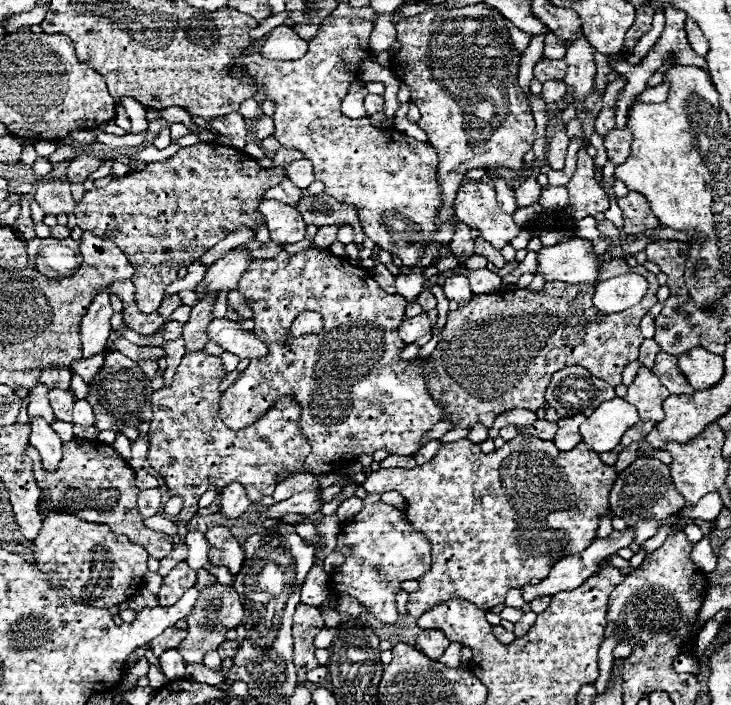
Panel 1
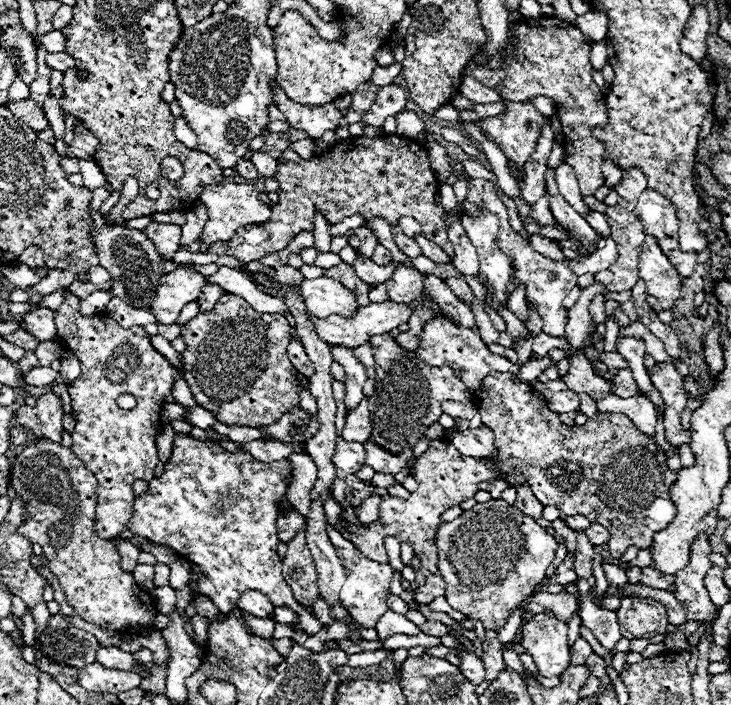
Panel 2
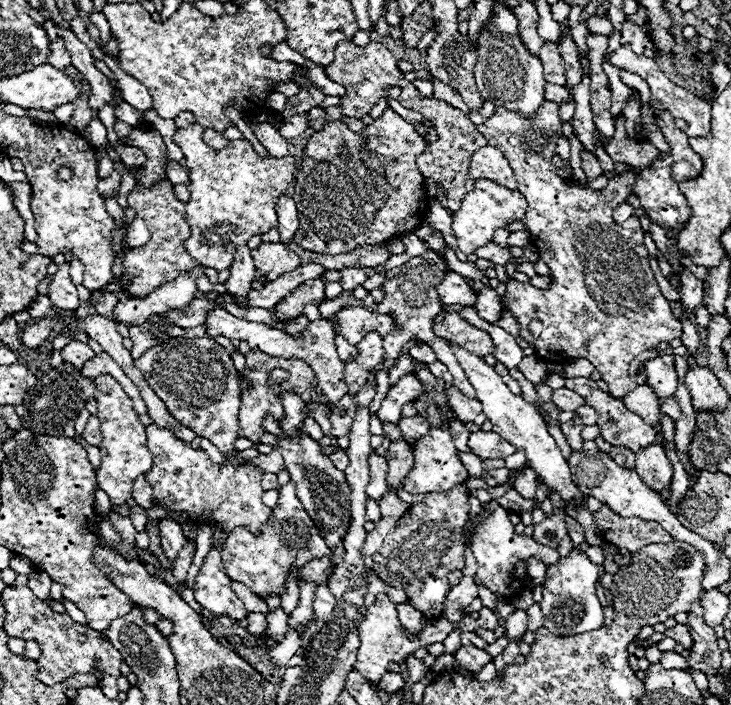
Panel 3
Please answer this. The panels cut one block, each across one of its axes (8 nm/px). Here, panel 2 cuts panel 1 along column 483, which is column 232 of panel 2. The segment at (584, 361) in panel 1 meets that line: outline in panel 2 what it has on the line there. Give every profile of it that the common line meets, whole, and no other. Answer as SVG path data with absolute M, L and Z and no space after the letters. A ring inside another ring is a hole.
M224 294L216 308L208 314L198 314L182 328L186 350L180 354L184 362L184 380L190 386L200 408L210 410L218 422L228 426L270 426L278 422L286 412L298 408L300 386L308 388L310 378L298 374L288 360L286 348L290 344L290 326L282 314L256 312L244 298Z

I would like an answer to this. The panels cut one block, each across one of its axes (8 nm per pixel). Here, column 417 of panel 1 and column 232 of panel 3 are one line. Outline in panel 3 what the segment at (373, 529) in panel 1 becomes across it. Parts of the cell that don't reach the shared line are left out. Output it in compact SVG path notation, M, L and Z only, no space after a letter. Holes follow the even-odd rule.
M292 482L280 486L278 504L272 510L272 518L262 524L260 534L252 534L246 528L234 528L226 536L226 542L220 550L226 574L236 582L246 584L256 596L264 600L282 596L286 592L286 580L292 568L302 570L310 560L328 554L330 548L322 540L318 528L314 528L314 522L310 520L306 510L300 508L300 500L294 494Z

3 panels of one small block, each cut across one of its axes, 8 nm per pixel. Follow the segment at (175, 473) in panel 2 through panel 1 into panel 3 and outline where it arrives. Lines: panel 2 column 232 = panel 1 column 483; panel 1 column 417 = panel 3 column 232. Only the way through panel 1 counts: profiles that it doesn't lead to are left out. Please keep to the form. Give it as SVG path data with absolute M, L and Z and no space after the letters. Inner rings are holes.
M154 424L146 426L146 438L154 466L146 472L150 486L154 488L154 502L182 510L190 520L208 526L226 526L230 532L236 526L246 526L258 534L258 528L272 516L272 510L262 502L262 470L246 466L216 464L206 452L194 450L190 444L178 440L170 430ZM212 548L204 558L194 582L194 598L212 614L224 614L234 620L248 616L244 604L230 588L230 578L226 576L226 568L222 566L220 548Z

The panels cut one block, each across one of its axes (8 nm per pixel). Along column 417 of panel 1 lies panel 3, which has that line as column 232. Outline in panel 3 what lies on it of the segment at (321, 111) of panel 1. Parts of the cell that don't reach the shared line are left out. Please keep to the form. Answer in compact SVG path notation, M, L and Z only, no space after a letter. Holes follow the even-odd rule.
M200 124L180 128L174 136L174 142L184 152L190 178L186 184L190 192L190 200L186 202L186 216L190 220L192 234L184 248L206 268L230 268L234 262L236 246L246 244L252 236L252 222L256 222L254 226L260 230L258 234L264 232L264 222L266 232L278 226L276 200L286 194L290 184L294 184L296 160L294 156L260 158L246 138L228 140L226 148L216 152L202 142Z

